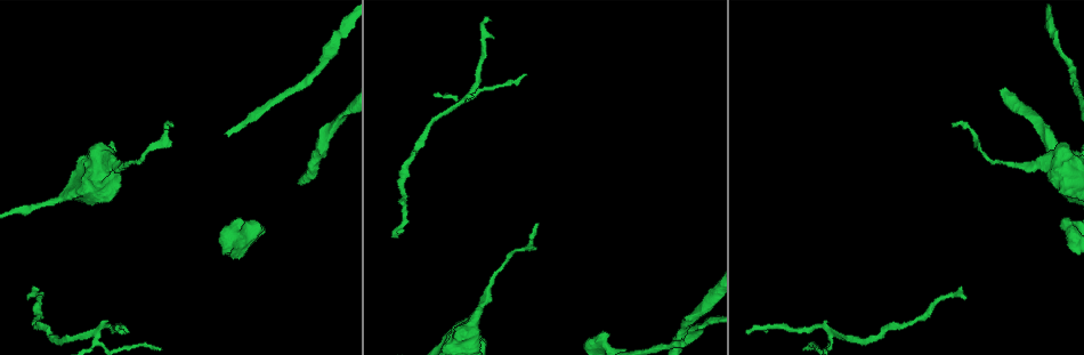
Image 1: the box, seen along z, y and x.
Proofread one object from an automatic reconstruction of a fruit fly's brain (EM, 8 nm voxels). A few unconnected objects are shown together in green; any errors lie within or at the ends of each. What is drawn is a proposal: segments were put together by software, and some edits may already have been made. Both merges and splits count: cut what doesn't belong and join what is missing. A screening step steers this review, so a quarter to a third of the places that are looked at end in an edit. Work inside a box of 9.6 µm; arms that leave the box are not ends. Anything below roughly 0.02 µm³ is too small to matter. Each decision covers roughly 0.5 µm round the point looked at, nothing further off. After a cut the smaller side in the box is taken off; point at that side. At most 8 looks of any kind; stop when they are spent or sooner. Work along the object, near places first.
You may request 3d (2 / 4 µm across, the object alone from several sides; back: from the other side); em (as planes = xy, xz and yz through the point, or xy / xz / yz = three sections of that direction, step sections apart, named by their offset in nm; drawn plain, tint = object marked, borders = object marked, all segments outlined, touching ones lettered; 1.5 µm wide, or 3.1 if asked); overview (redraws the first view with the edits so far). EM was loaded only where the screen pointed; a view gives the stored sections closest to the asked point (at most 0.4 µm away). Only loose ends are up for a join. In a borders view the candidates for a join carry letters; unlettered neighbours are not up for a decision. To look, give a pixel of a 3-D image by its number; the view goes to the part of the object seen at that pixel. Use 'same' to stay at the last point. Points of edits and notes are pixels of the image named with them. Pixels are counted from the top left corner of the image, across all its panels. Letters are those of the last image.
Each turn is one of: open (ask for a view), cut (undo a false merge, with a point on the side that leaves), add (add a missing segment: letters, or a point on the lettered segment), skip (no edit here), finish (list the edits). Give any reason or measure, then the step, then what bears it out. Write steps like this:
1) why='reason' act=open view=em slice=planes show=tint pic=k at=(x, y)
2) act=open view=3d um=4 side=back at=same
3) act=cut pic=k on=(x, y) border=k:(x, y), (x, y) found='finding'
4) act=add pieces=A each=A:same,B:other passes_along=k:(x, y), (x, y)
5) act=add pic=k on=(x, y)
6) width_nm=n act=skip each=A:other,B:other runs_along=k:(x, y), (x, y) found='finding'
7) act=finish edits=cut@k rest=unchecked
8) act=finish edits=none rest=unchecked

why='tapers out' act=open view=em um=3.1 slice=planes show=tint pic=1 at=(26, 297)

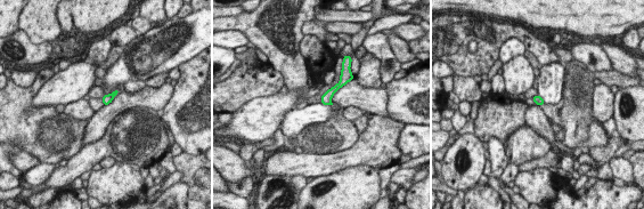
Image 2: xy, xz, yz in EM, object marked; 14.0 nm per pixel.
act=open view=em um=3.1 slice=planes show=borders at=same

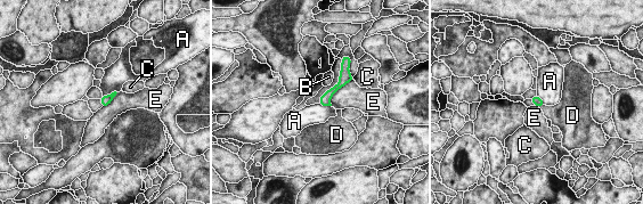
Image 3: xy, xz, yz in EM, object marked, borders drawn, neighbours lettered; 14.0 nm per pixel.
width_nm=120 act=add pieces=D each=A:other,B:other,C:other,D:same,E:other passes_along=3:(536, 100), (540, 105), (555, 113) found='it goes on there'

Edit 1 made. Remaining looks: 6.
act=open view=overview

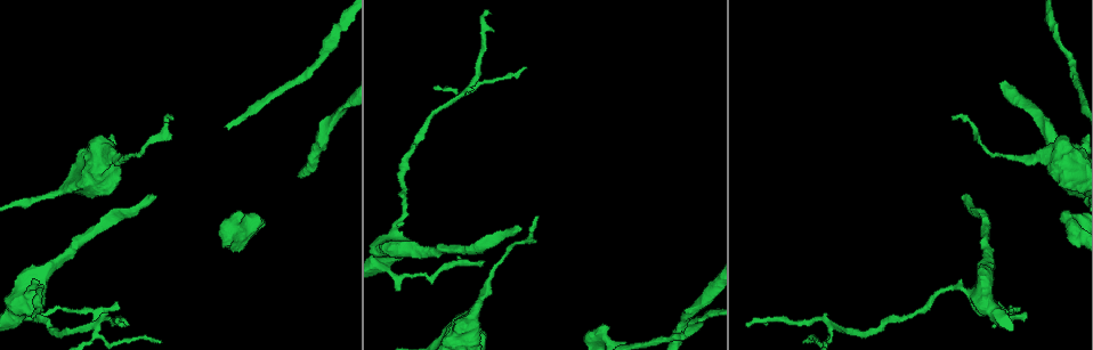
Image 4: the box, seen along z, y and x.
why='three-way junction' act=open view=em slice=planes show=tint pic=4 at=(93, 328)

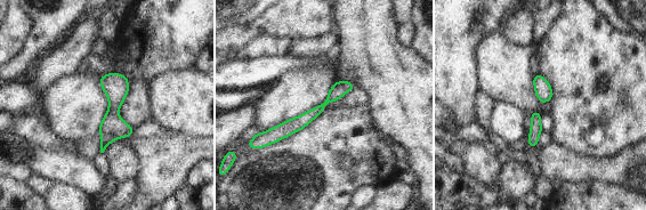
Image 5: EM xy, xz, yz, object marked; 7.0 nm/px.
act=open view=em slice=planes show=borders at=same

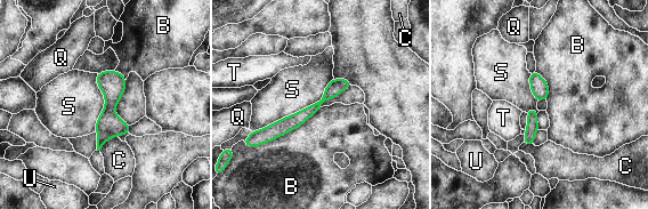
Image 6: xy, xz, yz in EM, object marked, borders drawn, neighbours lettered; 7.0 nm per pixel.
longest_contact=S:700nm act=skip each=B:other,C:other,Q:other,S:other,T:other,U:other border=6:(333, 78), (316, 102), (251, 131) found='one neuron here'

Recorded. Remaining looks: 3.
why='branch stops here' act=open view=3d um=2 pic=4 at=(747, 326)

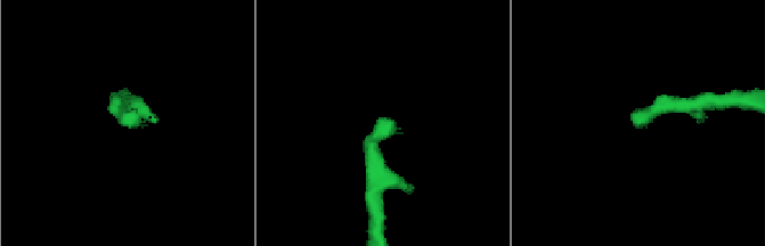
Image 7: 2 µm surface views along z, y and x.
act=open view=em slice=planes show=borders pic=7 at=(394, 131)

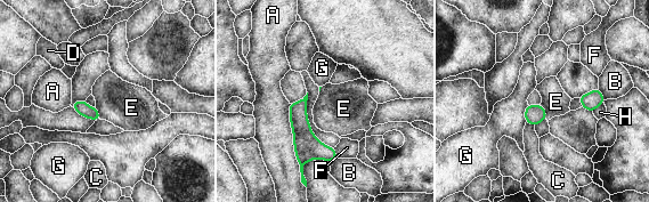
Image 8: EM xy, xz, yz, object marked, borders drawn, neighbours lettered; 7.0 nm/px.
act=skip each=A:other,B:other,C:other,D:other,E:other,F:other,G:other,H:other border=8:(541, 104), (546, 119) found='none of them fits'

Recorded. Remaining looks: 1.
act=finish edits=add@3 rest=unchecked

